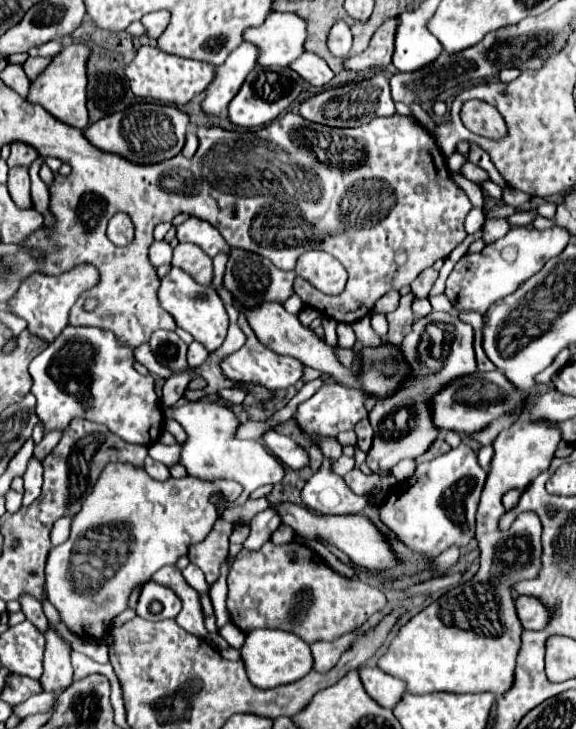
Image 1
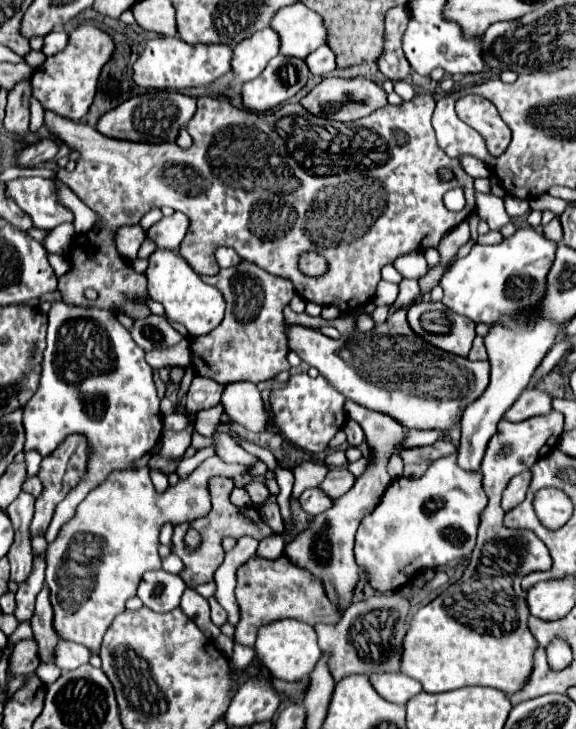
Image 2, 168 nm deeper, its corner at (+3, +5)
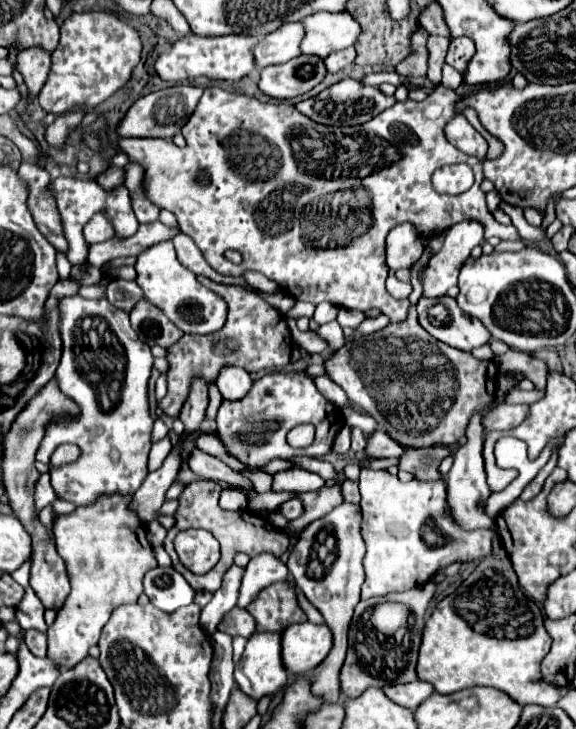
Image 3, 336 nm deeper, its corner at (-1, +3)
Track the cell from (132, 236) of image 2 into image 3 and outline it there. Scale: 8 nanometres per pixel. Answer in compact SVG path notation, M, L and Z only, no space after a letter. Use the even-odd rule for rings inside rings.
M54 178L48 184L48 190L54 196L54 202L58 206L60 218L62 218L62 230L64 230L64 238L68 240L68 260L72 264L80 264L86 262L86 254L88 254L88 246L86 240L82 238L82 228L84 224L94 216L94 214L104 214L110 224L116 230L116 238L130 238L136 230L138 230L138 220L132 212L132 204L130 204L130 192L126 186L116 186L114 190L106 190L102 188L98 182L94 180L78 180L78 178Z

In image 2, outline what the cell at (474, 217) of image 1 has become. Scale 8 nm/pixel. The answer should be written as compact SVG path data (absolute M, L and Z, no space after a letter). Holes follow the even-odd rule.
M530 226L518 228L514 236L496 246L474 244L470 254L460 258L442 278L442 302L476 324L488 326L504 324L504 316L532 312L546 292L546 276L552 268L554 252L556 244Z

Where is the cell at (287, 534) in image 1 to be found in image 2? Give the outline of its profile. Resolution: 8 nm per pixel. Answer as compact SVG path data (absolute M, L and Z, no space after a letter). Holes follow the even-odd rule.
M274 534L274 536L264 538L258 544L256 556L266 556L268 560L276 560L278 556L282 556L282 550L284 550L284 538L282 538L282 534Z

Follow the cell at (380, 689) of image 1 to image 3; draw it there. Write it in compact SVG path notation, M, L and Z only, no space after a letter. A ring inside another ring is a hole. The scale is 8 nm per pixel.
M414 680L408 684L396 684L396 686L384 686L382 690L392 702L404 708L410 708L410 710L416 710L434 692L434 688L422 680Z

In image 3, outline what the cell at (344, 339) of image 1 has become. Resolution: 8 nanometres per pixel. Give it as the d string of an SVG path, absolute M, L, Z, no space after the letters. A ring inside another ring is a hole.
M322 302L322 304L316 306L314 320L316 320L318 324L326 324L326 322L332 322L332 320L336 318L336 314L338 314L338 308L336 308L334 304L330 304L330 302Z

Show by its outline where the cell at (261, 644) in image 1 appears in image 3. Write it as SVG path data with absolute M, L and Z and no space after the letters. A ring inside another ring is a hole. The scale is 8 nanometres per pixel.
M290 624L282 632L282 662L284 668L296 676L304 676L314 670L326 658L330 648L332 634L326 624Z

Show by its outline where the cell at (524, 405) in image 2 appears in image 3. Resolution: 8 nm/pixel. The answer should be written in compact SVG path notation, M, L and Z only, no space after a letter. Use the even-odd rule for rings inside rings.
M502 404L502 406L494 408L492 412L488 412L488 416L484 418L484 428L486 428L486 432L490 432L490 430L506 432L506 430L522 424L528 414L530 414L528 404Z

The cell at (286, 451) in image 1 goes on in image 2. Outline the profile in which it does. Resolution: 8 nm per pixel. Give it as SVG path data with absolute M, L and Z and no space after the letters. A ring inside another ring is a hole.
M250 382L228 384L222 392L220 404L224 406L224 412L230 416L230 420L242 424L244 428L252 432L264 432L268 428L264 402L254 384Z

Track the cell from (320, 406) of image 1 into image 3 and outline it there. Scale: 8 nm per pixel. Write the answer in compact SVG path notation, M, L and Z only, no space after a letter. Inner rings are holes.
M270 372L250 388L250 394L238 402L222 402L218 416L218 438L226 446L230 454L234 454L240 462L250 468L260 468L274 458L292 458L292 456L314 456L322 458L334 446L334 438L344 426L344 416L328 402L316 388L314 378L304 372ZM296 424L314 424L316 438L310 446L302 450L294 450L286 442L288 430Z

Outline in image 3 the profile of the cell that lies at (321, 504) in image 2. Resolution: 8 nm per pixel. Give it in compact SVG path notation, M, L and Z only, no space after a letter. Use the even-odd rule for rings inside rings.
M292 498L292 500L288 500L288 502L282 504L282 512L286 514L286 518L296 520L296 518L300 518L304 514L304 504L302 504L302 500Z

